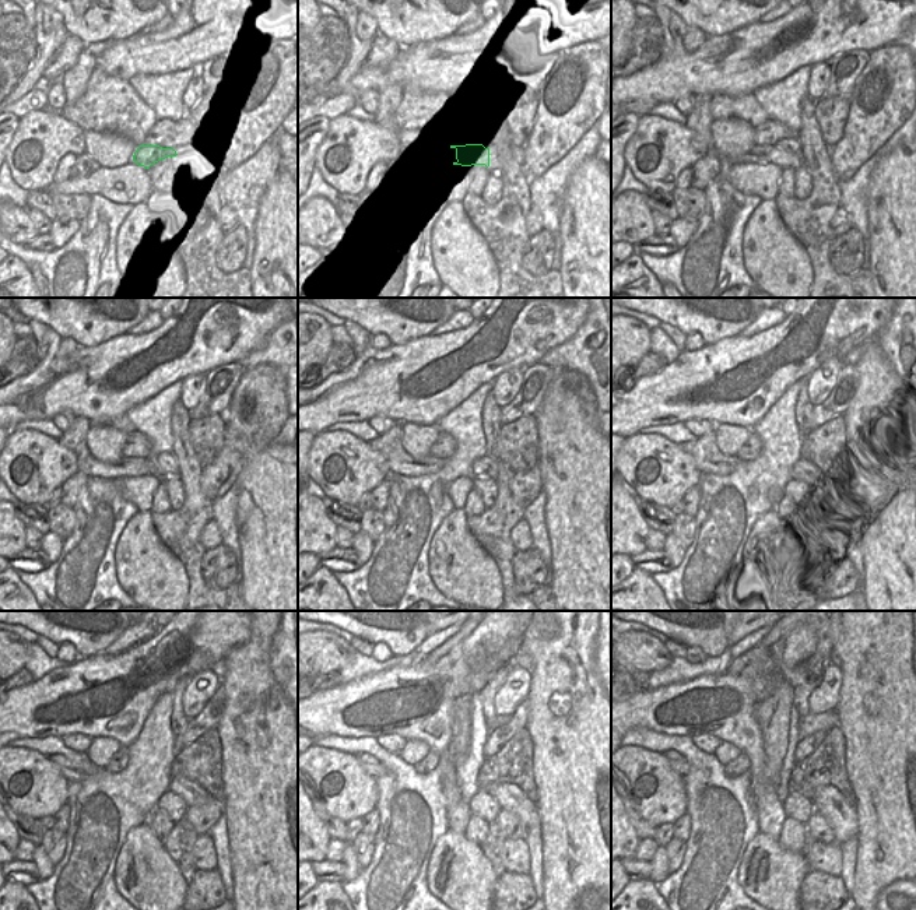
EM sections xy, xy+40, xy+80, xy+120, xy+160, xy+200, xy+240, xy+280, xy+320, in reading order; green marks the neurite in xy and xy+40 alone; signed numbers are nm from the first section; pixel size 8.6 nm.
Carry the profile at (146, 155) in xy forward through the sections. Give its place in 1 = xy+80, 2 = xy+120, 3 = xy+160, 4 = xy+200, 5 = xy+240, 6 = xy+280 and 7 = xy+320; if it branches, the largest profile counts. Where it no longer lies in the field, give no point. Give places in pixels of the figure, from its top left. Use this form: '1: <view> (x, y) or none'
1: xy+80 (788, 151)
2: xy+120 (167, 466)
3: xy+160 (484, 467)
4: xy+200 (803, 470)
5: xy+240 (192, 793)
6: xy+280 (508, 796)
7: xy+320 (828, 801)

